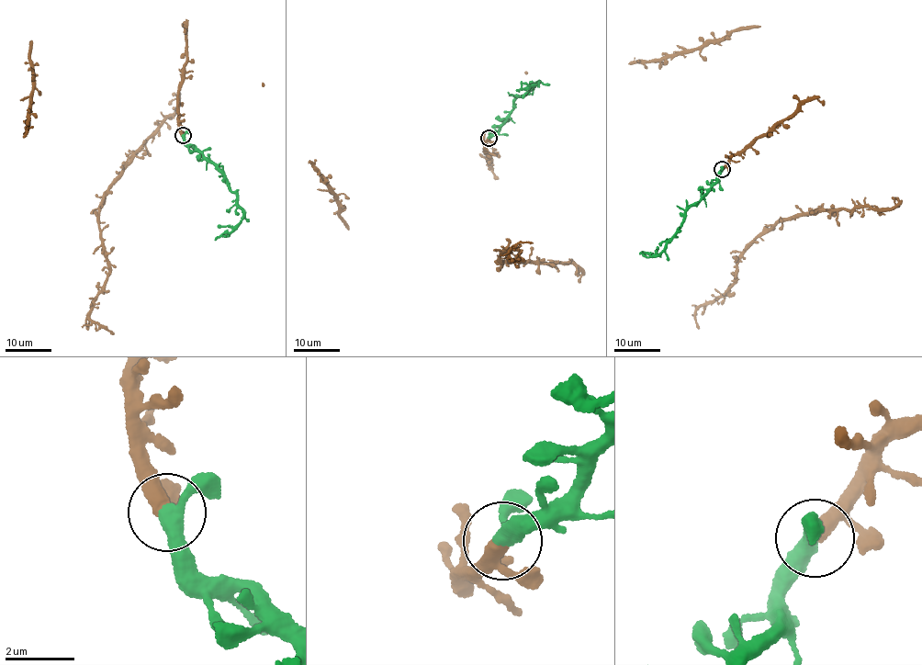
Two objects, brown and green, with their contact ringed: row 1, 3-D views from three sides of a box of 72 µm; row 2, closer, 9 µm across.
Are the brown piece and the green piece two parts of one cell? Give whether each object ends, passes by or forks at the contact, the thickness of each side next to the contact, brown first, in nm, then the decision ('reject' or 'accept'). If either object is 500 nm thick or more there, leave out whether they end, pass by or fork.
brown passes by; green passes by; calibres 320 and 360 nm; accept

